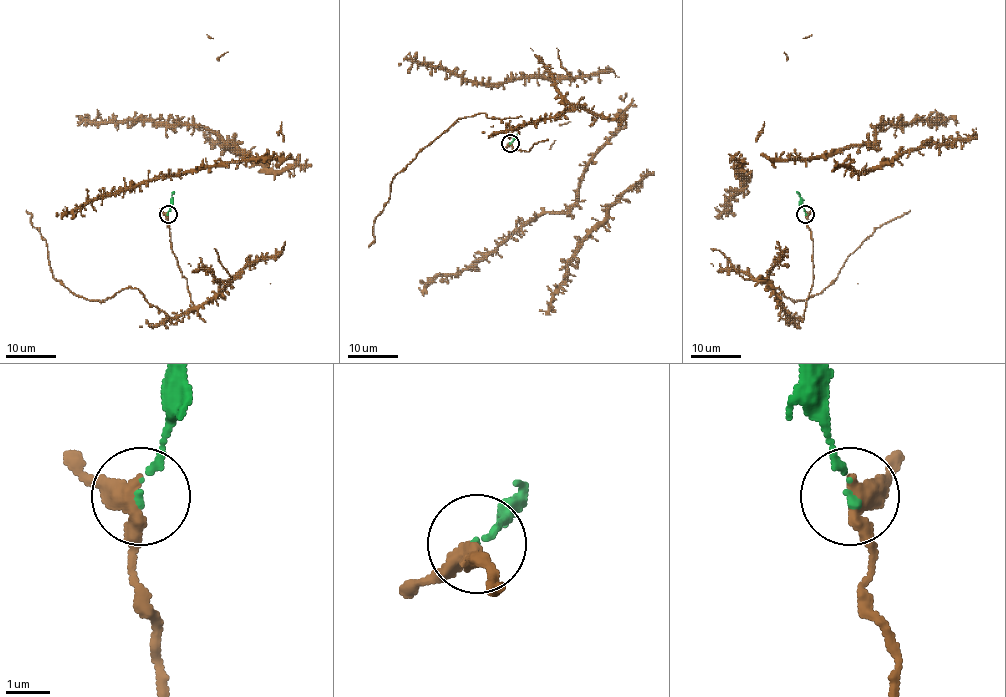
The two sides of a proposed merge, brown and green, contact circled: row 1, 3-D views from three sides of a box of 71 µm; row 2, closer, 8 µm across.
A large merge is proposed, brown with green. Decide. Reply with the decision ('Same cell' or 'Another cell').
Same cell

